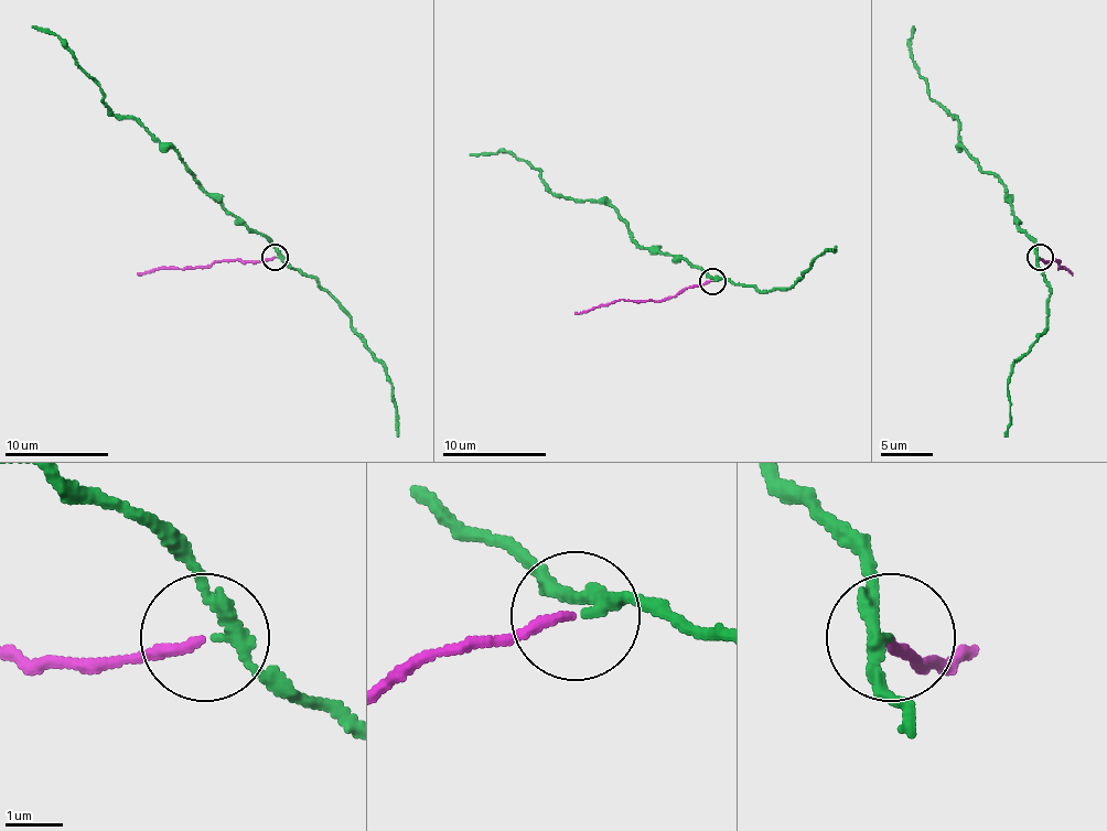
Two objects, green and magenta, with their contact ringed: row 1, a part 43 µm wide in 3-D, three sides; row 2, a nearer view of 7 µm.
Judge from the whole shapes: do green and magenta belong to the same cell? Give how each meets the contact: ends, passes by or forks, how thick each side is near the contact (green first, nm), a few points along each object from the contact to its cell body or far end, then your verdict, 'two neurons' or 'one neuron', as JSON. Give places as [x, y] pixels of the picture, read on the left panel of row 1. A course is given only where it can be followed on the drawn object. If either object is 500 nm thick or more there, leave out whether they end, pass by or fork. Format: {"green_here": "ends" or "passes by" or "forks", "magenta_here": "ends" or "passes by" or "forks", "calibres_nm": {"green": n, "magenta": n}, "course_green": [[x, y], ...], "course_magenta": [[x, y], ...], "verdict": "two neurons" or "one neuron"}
{"green_here": "passes by", "magenta_here": "ends", "calibres_nm": {"green": 200, "magenta": 170}, "course_green": [[276, 258], [278, 250], [232, 216], [172, 149], [136, 120], [117, 117], [99, 84], [55, 34], [31, 27]], "course_magenta": [[276, 258], [138, 273]], "verdict": "two neurons"}

